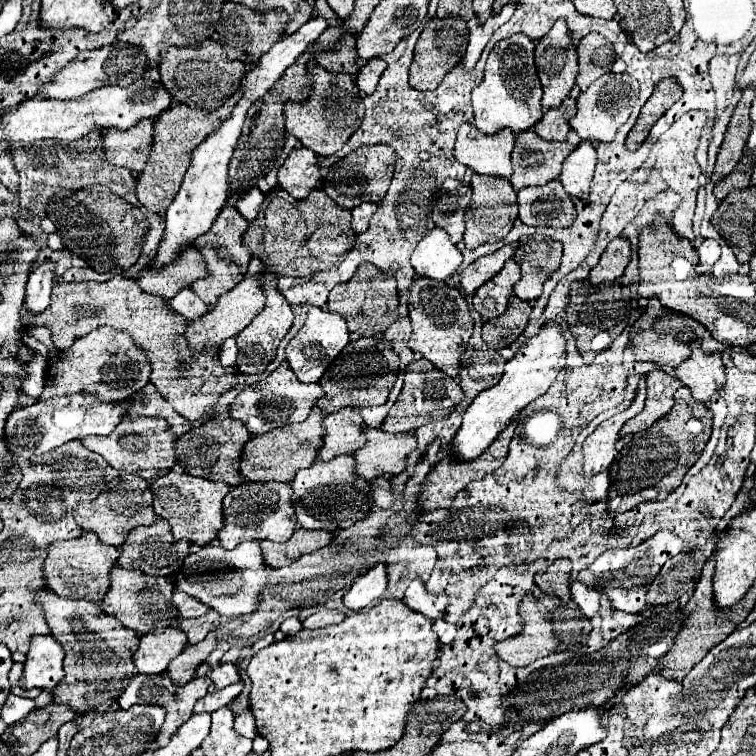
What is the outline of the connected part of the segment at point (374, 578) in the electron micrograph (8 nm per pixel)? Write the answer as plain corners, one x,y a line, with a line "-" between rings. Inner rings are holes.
378,564
376,568
368,570
360,578
356,578
356,582
352,584
352,588
344,596
344,606
348,610
358,612
360,608
366,608
376,598
380,598
386,592
386,586
388,586
386,566
384,564

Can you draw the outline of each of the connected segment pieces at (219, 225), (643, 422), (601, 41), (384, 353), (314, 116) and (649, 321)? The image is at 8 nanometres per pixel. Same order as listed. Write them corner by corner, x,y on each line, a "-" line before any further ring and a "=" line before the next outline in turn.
224,206
220,216
216,218
216,222
212,224
210,232
206,232
204,236
200,236
194,246
196,250
204,256
208,268
210,268
210,276
204,280
198,280
192,284
192,290
208,304
214,306
218,302
218,298
222,294
226,294
228,290
232,290
248,272
248,264
252,260
252,254
248,252
248,248
244,248
244,232
248,230
248,220
242,218
242,214
238,210
234,210
232,206
=
658,368
646,376
646,386
648,386
648,398
644,410
624,424
620,436
646,430
664,414
668,414
670,408
674,406
674,392
682,386
682,382
676,376
670,376
662,368
=
592,32
586,38
582,38
578,44
580,72
576,78
580,90
586,90
596,78
608,74
612,70
614,60
616,60
614,46
602,34
=
360,338
356,342
350,342
340,352
340,380
320,380
320,386
326,392
326,398
320,398
316,402
318,408
322,408
326,414
332,414
342,408
364,408
364,406
380,406
388,400
390,390
394,388
394,382
400,372
400,358
392,350
392,346
378,338
=
312,64
308,70
312,70
312,80
314,80
312,96
304,104
296,104
296,102
284,104
286,132
298,138
304,148
314,150
320,156
332,156
360,128
362,118
364,118
362,96
352,76
348,74
332,74
316,64
=
648,300
644,314
630,328
630,346
632,346
638,362
654,362
660,366
676,368
682,360
688,358
690,346
686,342
690,342
692,336
700,338
700,346
706,352
722,352
724,350
724,344
716,342
702,324
696,324
692,318
688,318
680,312
672,312
672,310
664,308
658,300

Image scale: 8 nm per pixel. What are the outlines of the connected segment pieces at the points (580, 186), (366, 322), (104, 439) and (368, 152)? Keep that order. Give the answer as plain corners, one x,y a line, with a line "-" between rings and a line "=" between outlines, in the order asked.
580,142
578,148
564,160
560,182
572,198
586,200
596,168
596,150
590,142
=
362,264
350,282
338,284
330,292
326,308
330,312
342,314
348,322
350,332
356,332
360,336
374,336
374,334
386,332
400,318
396,280
394,280
394,276
376,270
376,266
372,266
372,264
=
124,418
120,426
108,436
88,436
80,440
88,450
100,454
112,468
136,472
144,468
156,468
156,470
172,470
176,466
176,444
178,436
170,430
170,424
162,418
=
376,144
376,146
360,146
336,166
330,168
328,176
322,180
322,190
340,206
340,208
356,208
362,202
380,202
390,186
392,174
396,164
396,152
388,144

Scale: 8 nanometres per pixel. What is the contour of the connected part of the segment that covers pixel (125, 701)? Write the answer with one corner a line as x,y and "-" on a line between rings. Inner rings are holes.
160,674
160,676
134,676
130,680
130,684
126,686
126,690
122,692
122,696
118,698
118,704
120,708
130,708
134,704
158,704
166,710
166,720
162,724
160,730
156,733
155,742
158,743
158,746
166,746
172,738
172,734
192,716
192,708
194,704
200,700
200,696
204,698
206,692
208,692
208,686
212,684
210,678
194,678
192,682
188,682
186,686
176,686
170,678
166,678
166,674

